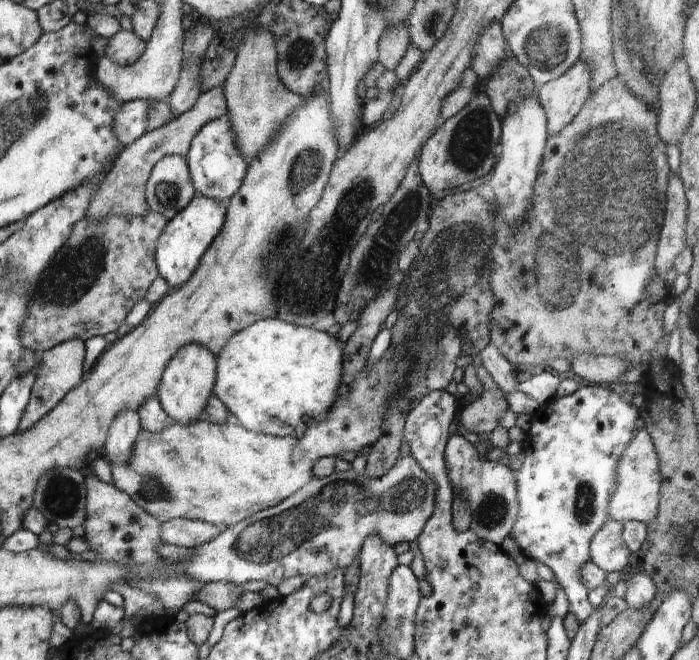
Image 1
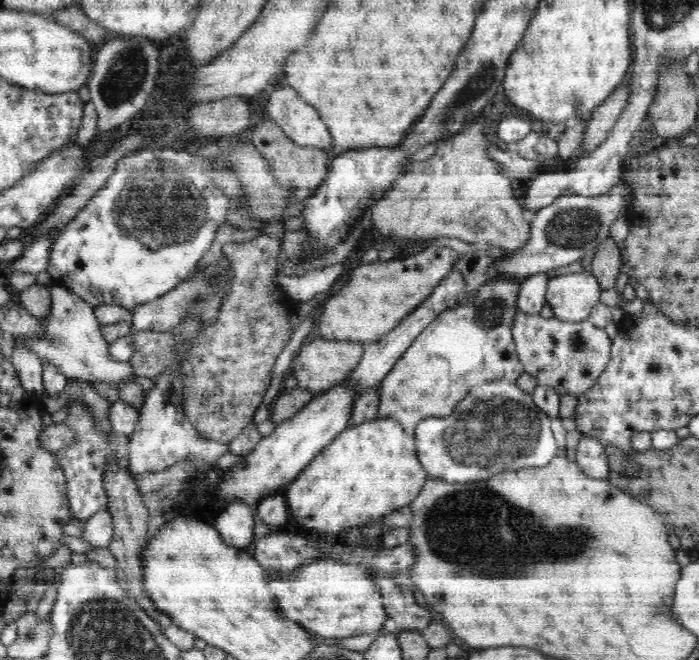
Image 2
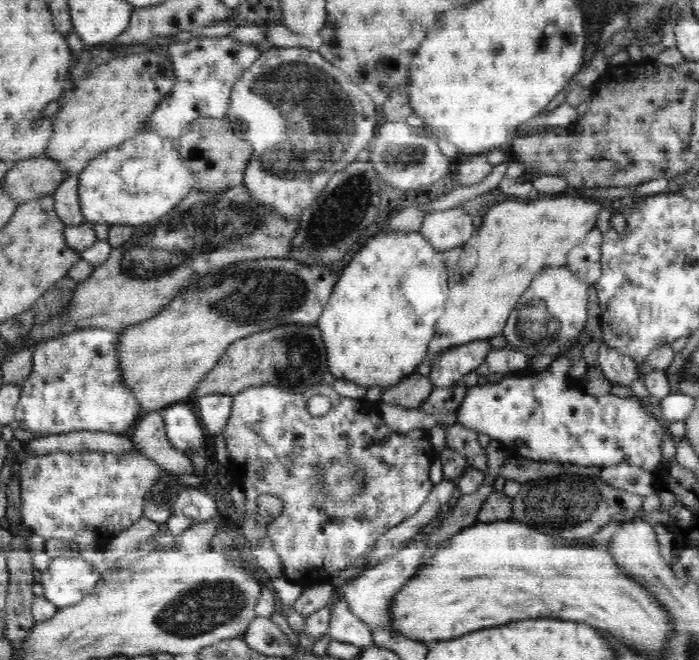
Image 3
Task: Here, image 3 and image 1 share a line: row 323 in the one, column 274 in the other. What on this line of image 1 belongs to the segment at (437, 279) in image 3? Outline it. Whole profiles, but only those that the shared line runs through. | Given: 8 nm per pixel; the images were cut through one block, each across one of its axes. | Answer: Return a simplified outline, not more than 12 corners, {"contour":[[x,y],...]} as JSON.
{"contour":[[278,317],[234,334],[212,390],[300,438],[341,393],[342,344]]}

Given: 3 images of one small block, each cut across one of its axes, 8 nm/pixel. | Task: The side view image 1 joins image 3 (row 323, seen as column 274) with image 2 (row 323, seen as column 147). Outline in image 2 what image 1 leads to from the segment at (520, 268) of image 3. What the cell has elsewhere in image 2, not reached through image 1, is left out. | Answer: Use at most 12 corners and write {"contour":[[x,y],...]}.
{"contour":[[489,277],[439,314],[379,386],[415,437],[472,386],[525,373],[521,280]]}

